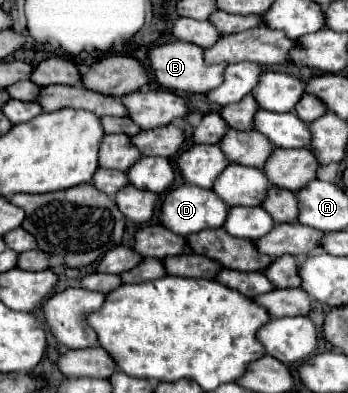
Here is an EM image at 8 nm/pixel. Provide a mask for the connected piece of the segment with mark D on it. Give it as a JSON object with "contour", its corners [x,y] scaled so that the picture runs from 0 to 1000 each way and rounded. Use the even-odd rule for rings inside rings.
{"contour":[[[523,468],[483,489],[460,560],[494,590],[546,601],[592,580],[638,580],[661,524],[609,483]]]}

